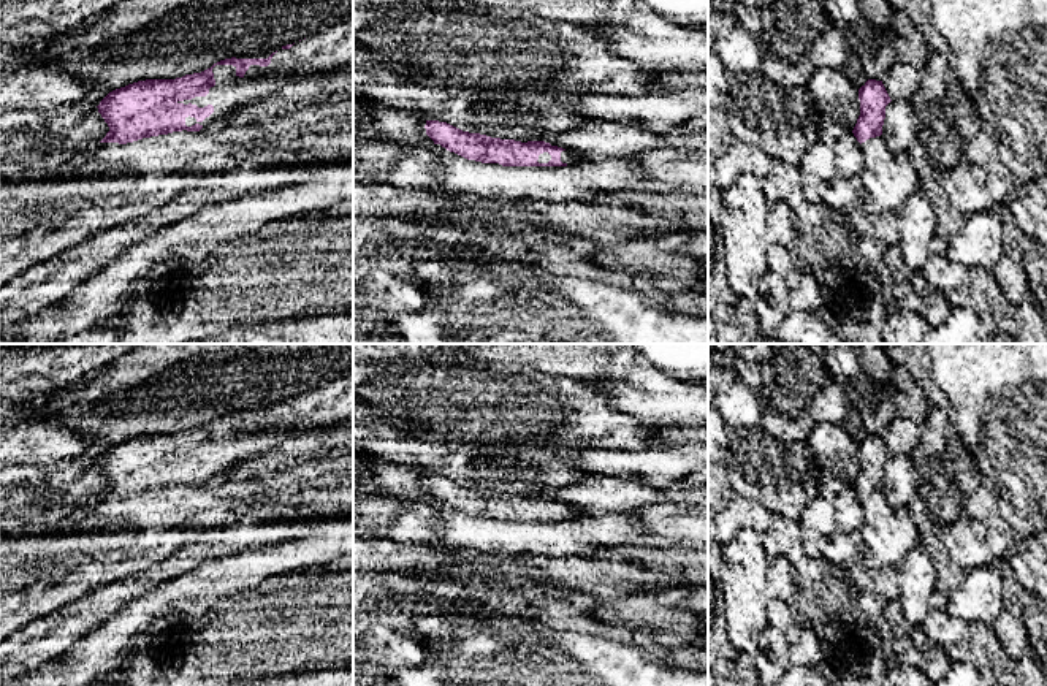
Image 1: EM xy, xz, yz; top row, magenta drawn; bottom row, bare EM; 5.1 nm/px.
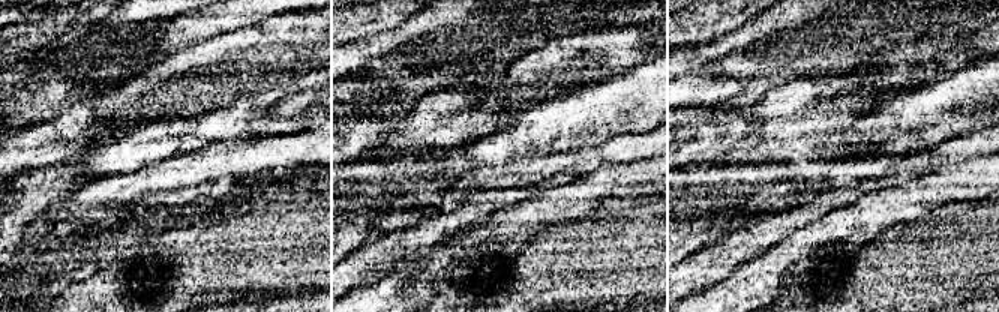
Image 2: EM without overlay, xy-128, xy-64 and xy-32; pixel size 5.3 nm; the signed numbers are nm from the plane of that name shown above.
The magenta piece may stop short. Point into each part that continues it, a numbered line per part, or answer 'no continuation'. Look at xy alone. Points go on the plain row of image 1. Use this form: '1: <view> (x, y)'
1: xy (330, 404)

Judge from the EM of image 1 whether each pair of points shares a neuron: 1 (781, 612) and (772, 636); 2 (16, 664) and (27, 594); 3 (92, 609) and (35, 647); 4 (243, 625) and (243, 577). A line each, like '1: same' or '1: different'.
1: different
2: different
3: same
4: different

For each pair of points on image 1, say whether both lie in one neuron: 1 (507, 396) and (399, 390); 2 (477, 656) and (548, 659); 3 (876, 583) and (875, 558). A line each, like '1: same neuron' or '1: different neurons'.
1: different neurons
2: same neuron
3: different neurons

